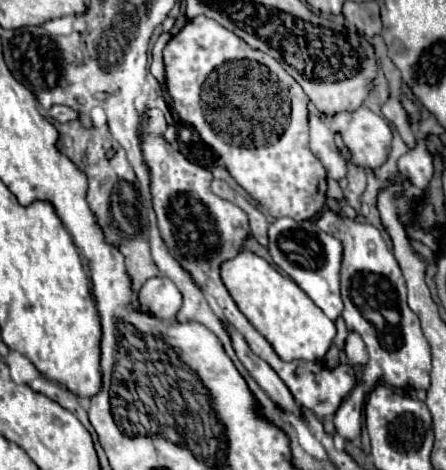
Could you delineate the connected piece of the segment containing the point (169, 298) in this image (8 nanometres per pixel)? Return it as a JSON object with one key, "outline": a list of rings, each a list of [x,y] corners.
{"outline":[[[151,277],[137,293],[139,299],[139,307],[141,311],[153,313],[163,321],[173,321],[177,311],[183,305],[183,295],[181,291],[175,287],[175,283],[165,277]]]}

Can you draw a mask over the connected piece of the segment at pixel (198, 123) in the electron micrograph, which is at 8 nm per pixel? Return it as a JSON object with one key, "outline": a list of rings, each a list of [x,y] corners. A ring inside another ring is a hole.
{"outline":[[[199,15],[195,19],[191,19],[167,45],[163,51],[163,59],[165,59],[165,79],[167,79],[167,93],[173,101],[173,111],[177,113],[177,117],[195,127],[197,133],[201,135],[201,139],[211,145],[212,150],[217,156],[217,165],[229,169],[229,173],[235,177],[235,181],[257,201],[261,203],[273,217],[291,217],[295,221],[305,221],[315,217],[323,205],[325,205],[325,191],[327,191],[327,173],[325,167],[321,165],[321,161],[317,161],[317,157],[311,153],[309,149],[309,97],[307,93],[301,89],[301,85],[297,85],[297,81],[293,81],[293,77],[281,67],[281,63],[277,63],[273,57],[261,53],[259,49],[253,49],[249,45],[245,45],[245,41],[241,41],[241,37],[237,37],[233,31],[225,29],[223,25],[217,25],[217,21]]]}

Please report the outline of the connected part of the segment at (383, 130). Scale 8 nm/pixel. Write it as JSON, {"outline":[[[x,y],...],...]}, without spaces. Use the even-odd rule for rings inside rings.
{"outline":[[[365,105],[333,115],[329,127],[341,133],[343,143],[353,153],[353,161],[361,167],[377,169],[391,151],[391,125],[383,115],[373,113]]]}

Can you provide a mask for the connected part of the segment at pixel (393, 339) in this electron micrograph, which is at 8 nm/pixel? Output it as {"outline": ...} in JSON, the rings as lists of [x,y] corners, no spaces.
{"outline":[[[331,209],[319,215],[317,225],[343,243],[343,319],[349,331],[357,331],[363,337],[369,351],[369,365],[363,371],[362,383],[368,390],[380,383],[397,389],[429,389],[429,343],[419,327],[417,315],[407,305],[403,273],[381,233],[373,225],[349,219]]]}

